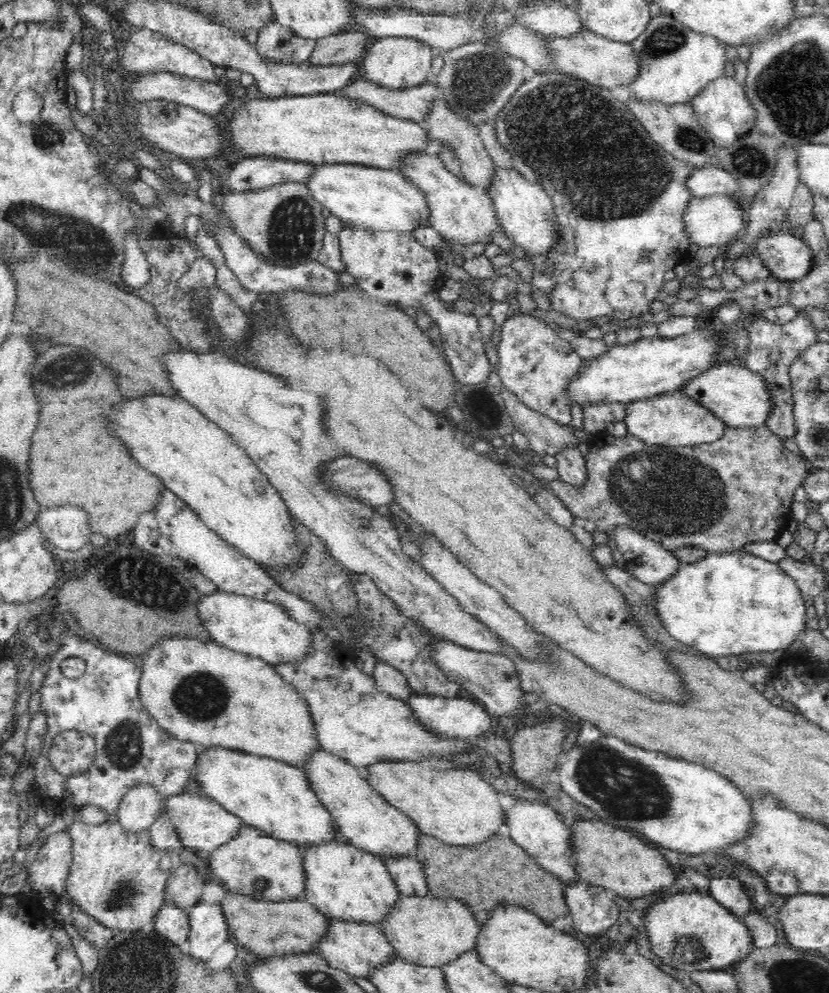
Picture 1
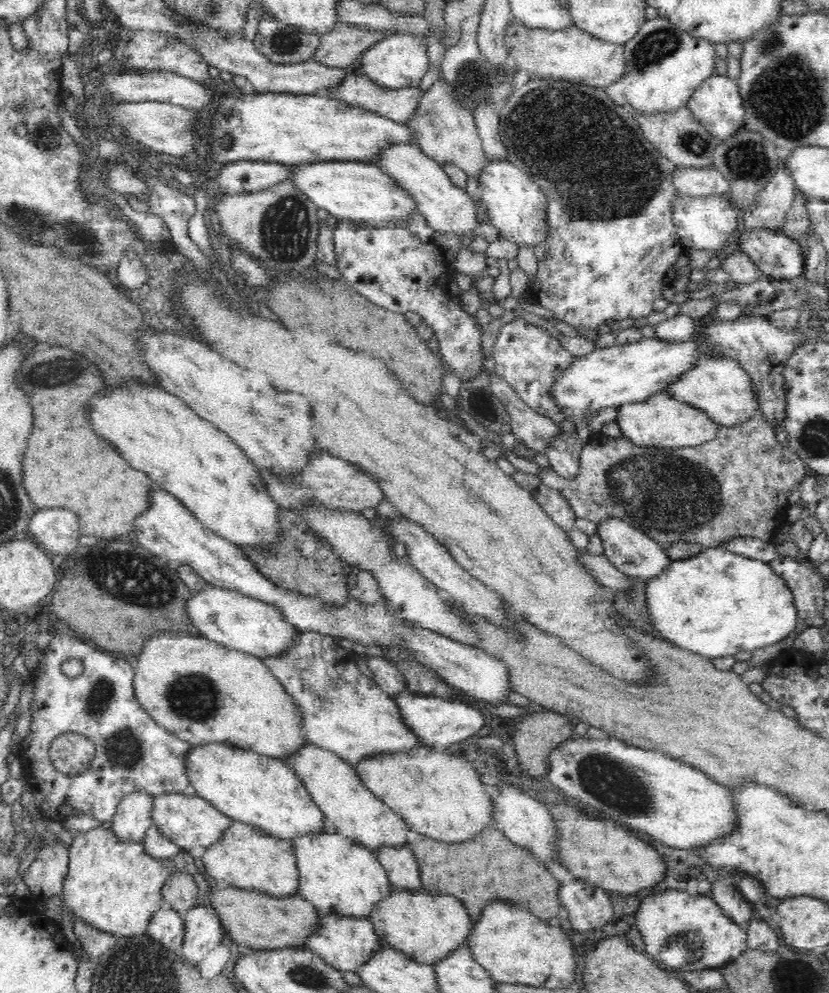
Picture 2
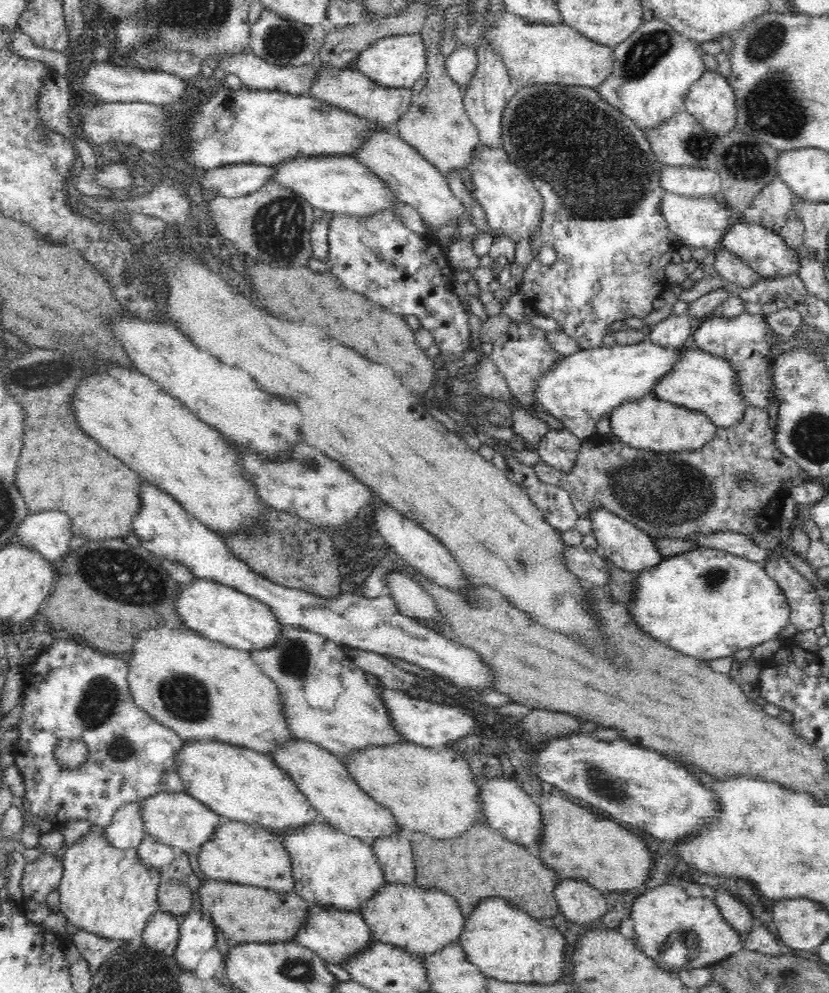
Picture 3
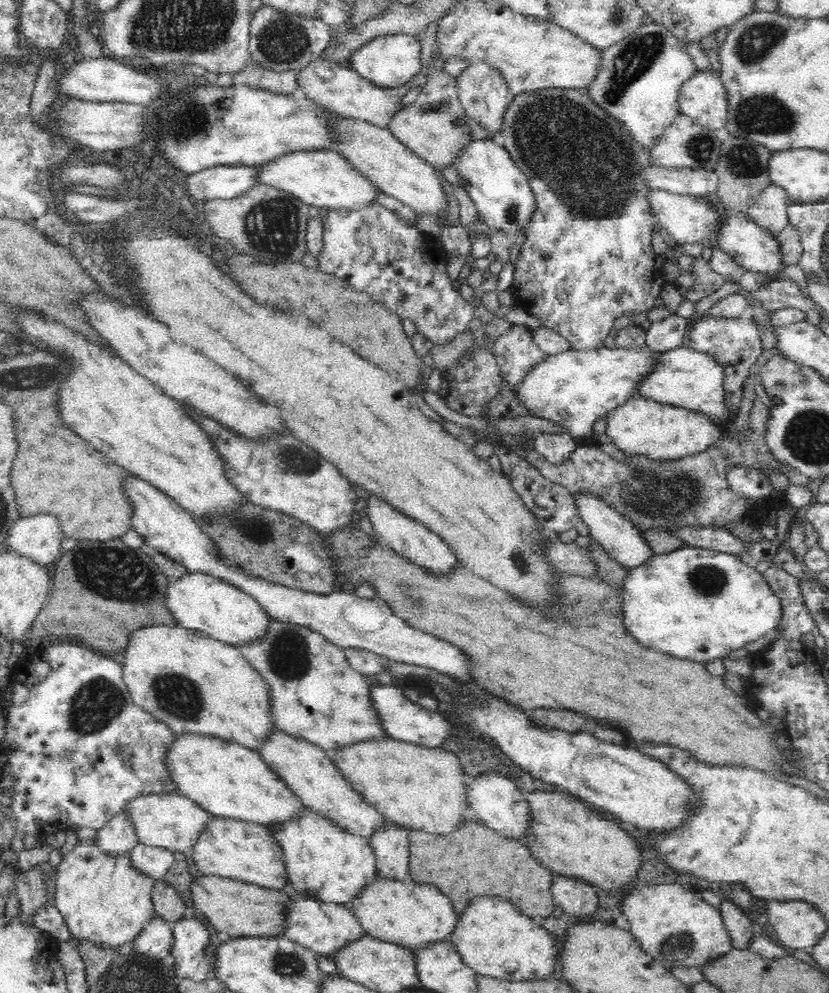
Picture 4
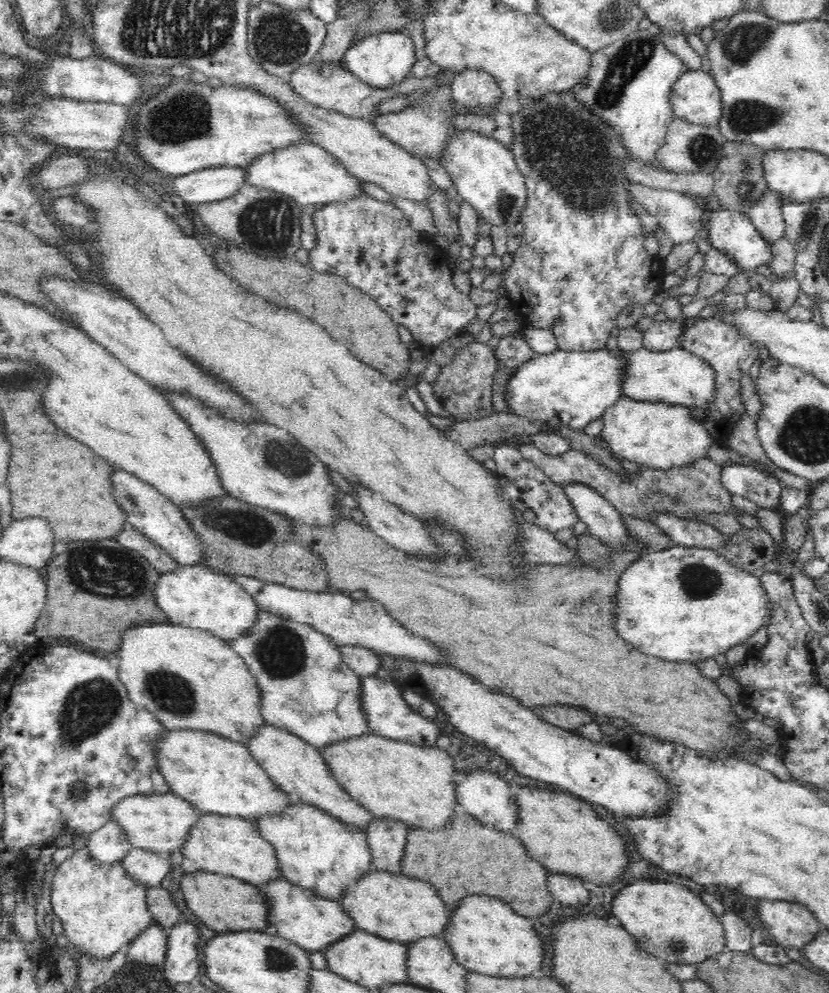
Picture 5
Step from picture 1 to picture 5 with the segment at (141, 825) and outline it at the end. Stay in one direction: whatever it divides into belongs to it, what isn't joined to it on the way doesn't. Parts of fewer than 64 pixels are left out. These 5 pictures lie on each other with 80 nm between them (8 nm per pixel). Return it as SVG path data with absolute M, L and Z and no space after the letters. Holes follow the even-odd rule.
M110 819L104 826L88 834L88 849L100 863L123 861L130 850L132 841L120 821Z

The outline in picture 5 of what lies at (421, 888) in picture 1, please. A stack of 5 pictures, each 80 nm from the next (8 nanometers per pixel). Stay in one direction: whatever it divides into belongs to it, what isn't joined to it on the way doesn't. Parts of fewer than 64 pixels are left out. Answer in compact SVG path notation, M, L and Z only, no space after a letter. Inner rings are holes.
M375 817L366 830L366 836L374 870L402 875L402 858L408 836L406 825L394 819Z

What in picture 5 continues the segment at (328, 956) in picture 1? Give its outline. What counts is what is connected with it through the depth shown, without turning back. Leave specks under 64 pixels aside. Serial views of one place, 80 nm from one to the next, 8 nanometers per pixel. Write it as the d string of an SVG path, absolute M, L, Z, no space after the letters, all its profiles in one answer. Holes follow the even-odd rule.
M278 878L272 884L258 886L270 901L270 926L285 940L298 944L308 951L326 951L341 939L356 933L356 921L344 910L338 901L326 900L312 891L290 884L286 878Z

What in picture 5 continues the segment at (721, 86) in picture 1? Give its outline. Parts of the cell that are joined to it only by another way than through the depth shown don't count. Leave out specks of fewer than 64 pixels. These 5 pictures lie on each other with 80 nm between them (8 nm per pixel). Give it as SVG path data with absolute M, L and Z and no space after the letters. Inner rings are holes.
M702 69L686 72L674 84L672 104L677 118L719 128L723 116L722 93L712 73Z

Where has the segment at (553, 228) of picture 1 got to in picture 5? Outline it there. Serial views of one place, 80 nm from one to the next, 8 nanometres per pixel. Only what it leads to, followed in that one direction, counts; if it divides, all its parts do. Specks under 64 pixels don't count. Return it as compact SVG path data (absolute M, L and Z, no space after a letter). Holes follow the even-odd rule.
M460 130L448 142L441 164L454 182L458 194L476 208L482 220L492 226L505 226L509 234L513 234L514 226L526 210L528 189L524 175L507 146L474 130Z

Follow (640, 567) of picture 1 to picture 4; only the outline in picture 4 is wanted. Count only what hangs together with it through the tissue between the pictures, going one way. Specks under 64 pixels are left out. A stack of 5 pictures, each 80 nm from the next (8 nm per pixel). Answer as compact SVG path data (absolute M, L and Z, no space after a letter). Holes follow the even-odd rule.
M580 495L574 497L578 505L581 520L588 525L590 536L599 544L601 549L611 556L618 564L624 568L636 568L648 564L654 556L652 545L646 541L643 532L636 527L630 520L621 516L617 510L609 507L604 501L590 497L589 495Z

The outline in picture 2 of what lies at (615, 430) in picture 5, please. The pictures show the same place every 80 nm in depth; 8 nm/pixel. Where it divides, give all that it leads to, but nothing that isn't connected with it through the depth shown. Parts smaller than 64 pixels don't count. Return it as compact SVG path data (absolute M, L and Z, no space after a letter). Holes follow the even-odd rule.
M658 392L642 403L623 404L616 422L620 425L622 434L637 445L658 448L693 447L707 443L716 438L721 427L706 411L678 400L667 392Z

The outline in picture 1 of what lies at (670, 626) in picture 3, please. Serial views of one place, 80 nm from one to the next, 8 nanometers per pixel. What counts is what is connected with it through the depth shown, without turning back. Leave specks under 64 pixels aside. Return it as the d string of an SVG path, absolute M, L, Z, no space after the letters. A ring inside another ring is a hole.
M744 550L708 556L694 564L680 564L678 574L666 584L659 586L659 602L656 612L662 625L676 640L694 647L705 656L730 656L750 652L776 652L798 649L804 632L813 627L808 621L808 606L796 580L788 575L778 563L764 560Z

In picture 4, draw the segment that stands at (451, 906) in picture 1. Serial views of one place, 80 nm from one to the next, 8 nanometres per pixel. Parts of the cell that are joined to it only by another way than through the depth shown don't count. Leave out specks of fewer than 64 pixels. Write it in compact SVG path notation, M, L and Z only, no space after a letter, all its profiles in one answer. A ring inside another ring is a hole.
M379 877L375 884L367 886L358 899L343 906L360 919L367 935L383 942L416 952L449 941L460 922L460 914L456 912L452 900L434 886L416 884L414 880L398 881Z

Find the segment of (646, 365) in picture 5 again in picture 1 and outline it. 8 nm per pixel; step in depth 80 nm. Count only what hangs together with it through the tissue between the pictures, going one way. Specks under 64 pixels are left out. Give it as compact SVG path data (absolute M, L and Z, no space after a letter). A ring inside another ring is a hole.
M723 362L712 370L694 378L686 388L682 388L690 397L712 409L716 417L720 417L728 427L758 428L764 426L774 410L772 387L760 372L754 372L742 364Z

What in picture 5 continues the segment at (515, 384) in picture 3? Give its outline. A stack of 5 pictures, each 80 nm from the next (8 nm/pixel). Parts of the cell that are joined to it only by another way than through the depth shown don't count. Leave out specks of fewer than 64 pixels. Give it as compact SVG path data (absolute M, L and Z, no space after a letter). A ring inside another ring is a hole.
M522 329L516 334L510 334L506 338L501 338L498 345L495 346L495 357L505 370L507 375L512 378L520 367L530 362L538 356L539 352L532 349L532 345L522 335Z

